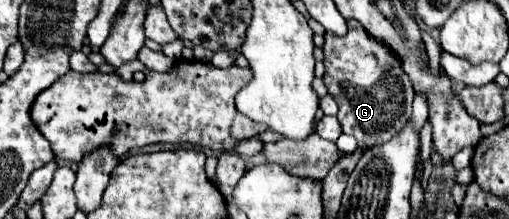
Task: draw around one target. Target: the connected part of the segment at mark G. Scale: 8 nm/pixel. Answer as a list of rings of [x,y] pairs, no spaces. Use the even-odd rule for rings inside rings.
[[[348,20],[346,36],[324,36],[324,84],[338,102],[338,120],[344,134],[352,134],[360,148],[370,148],[388,142],[392,134],[398,134],[412,114],[414,88],[408,74],[402,70],[400,58],[374,40],[360,22]]]

